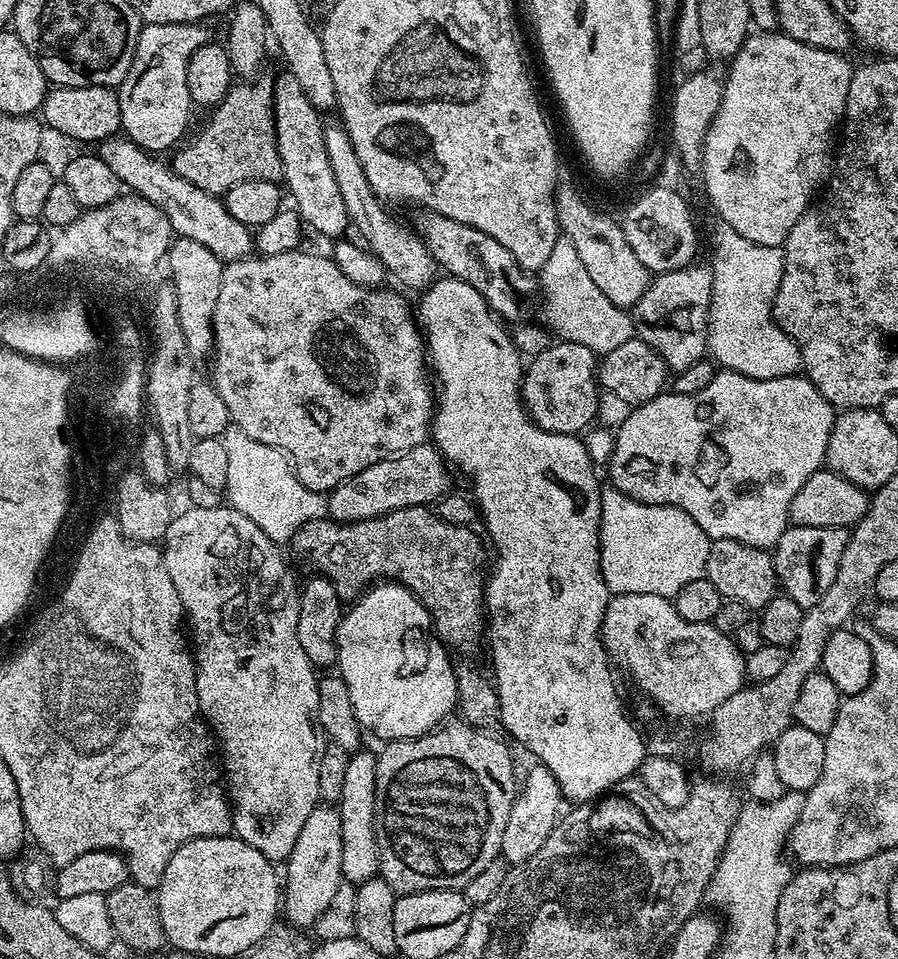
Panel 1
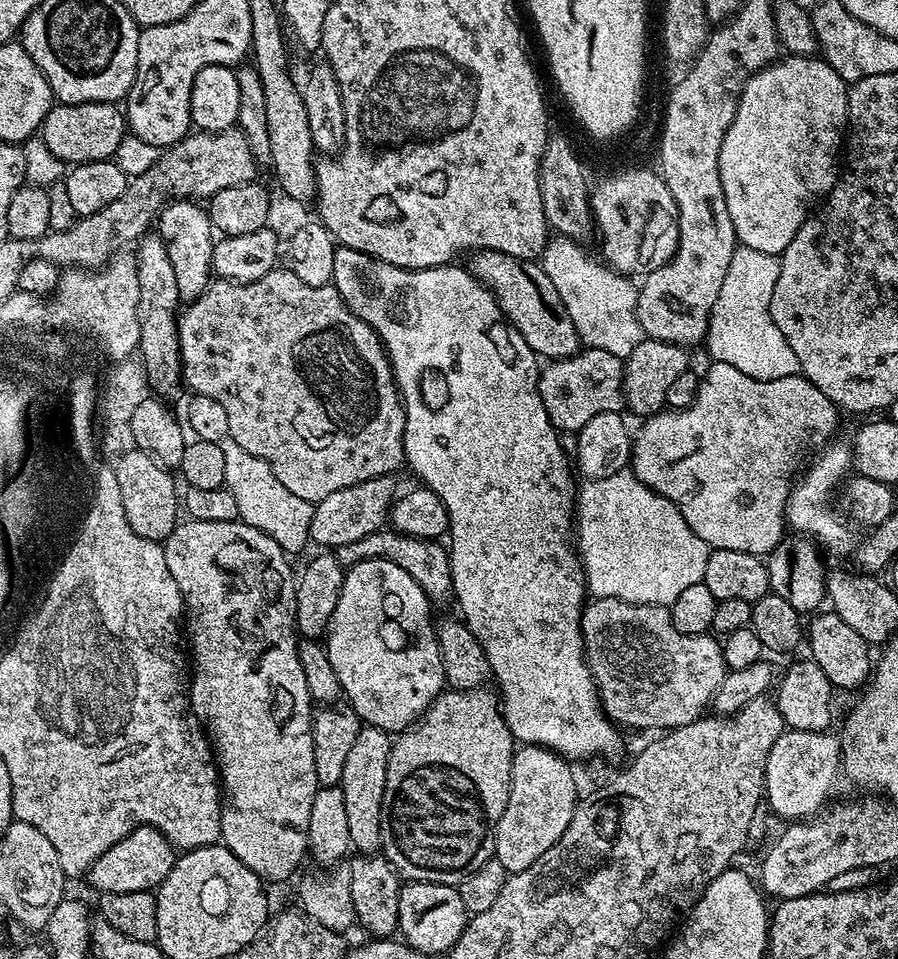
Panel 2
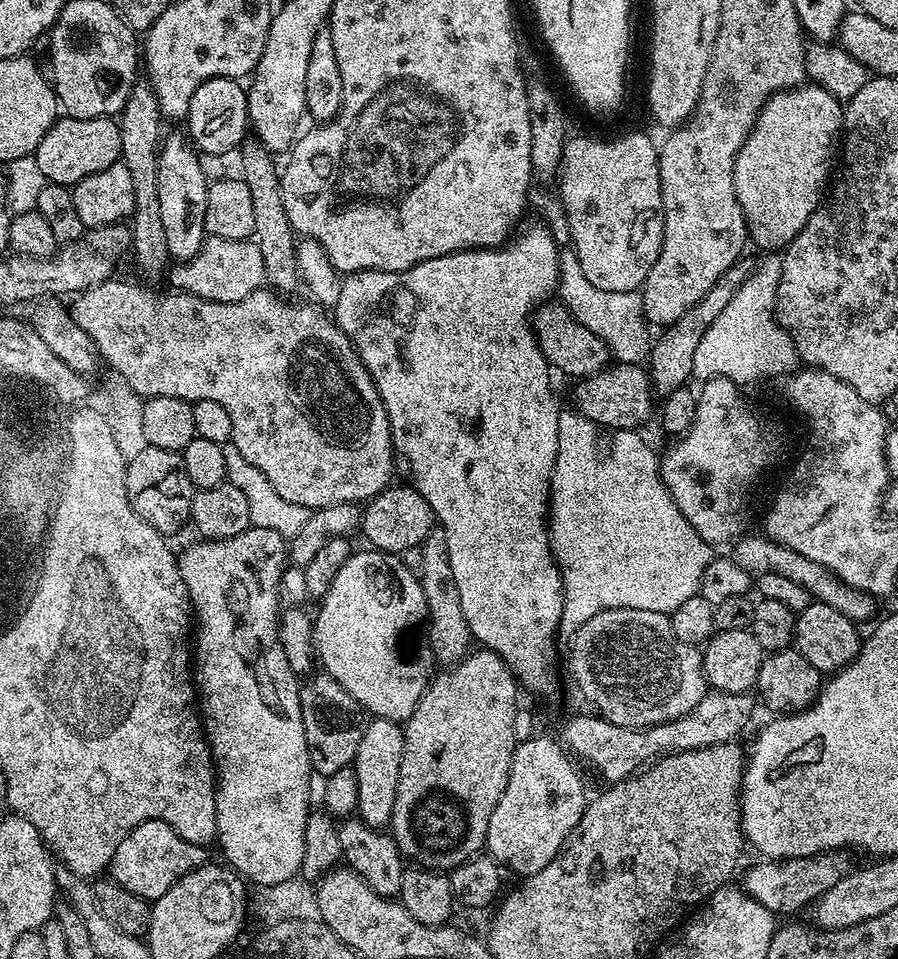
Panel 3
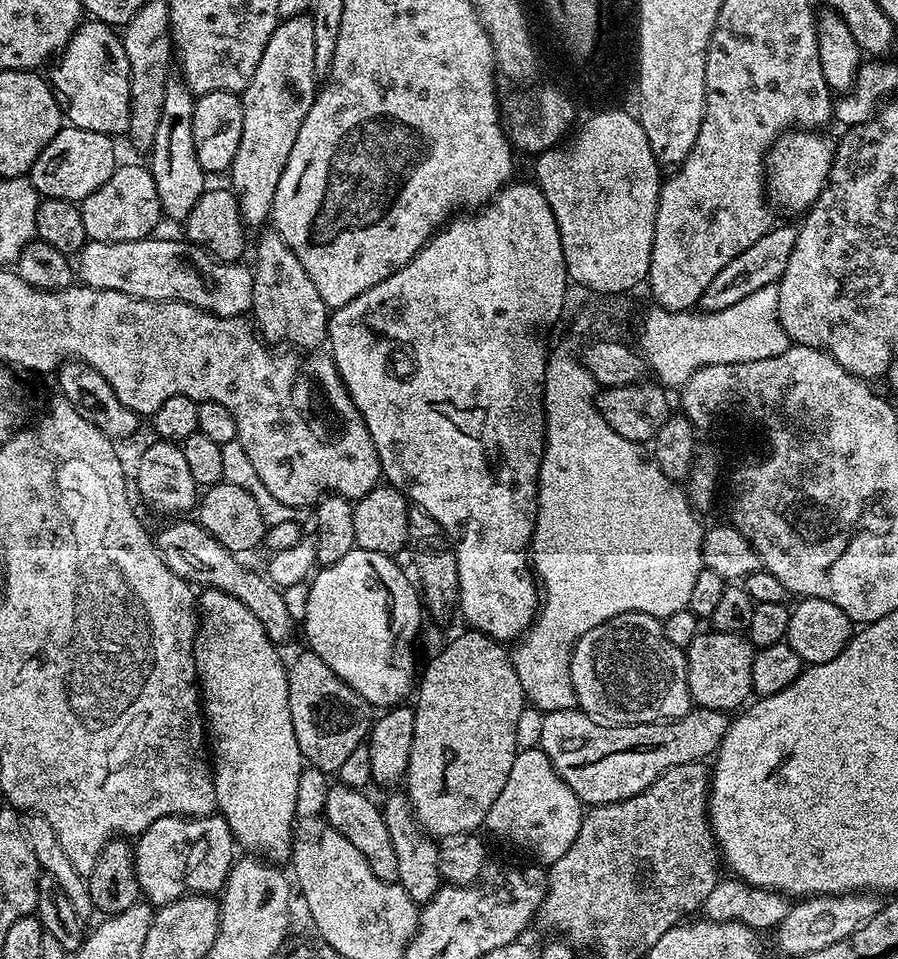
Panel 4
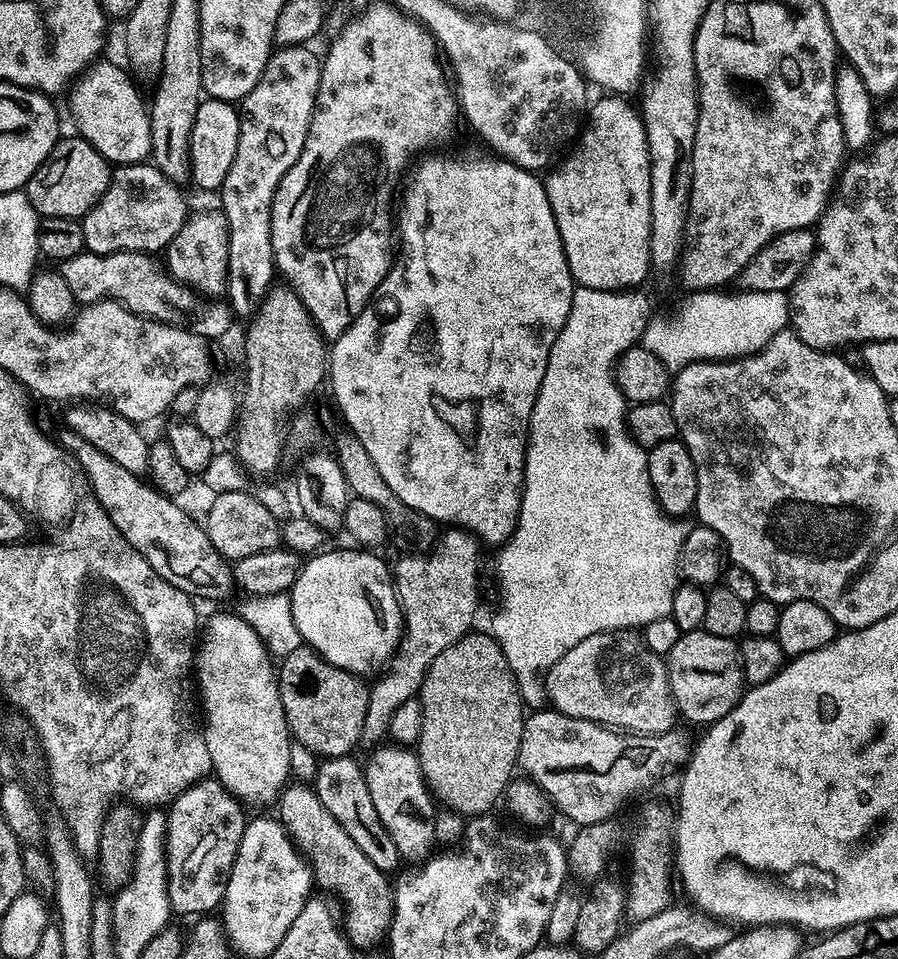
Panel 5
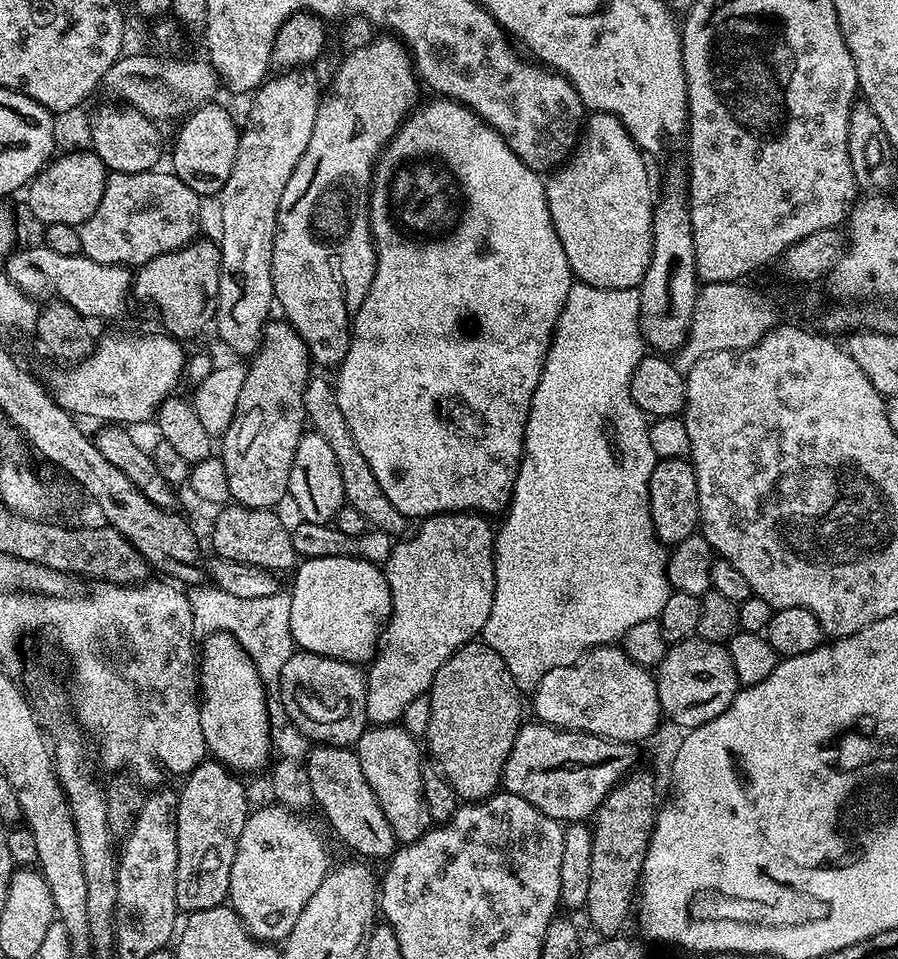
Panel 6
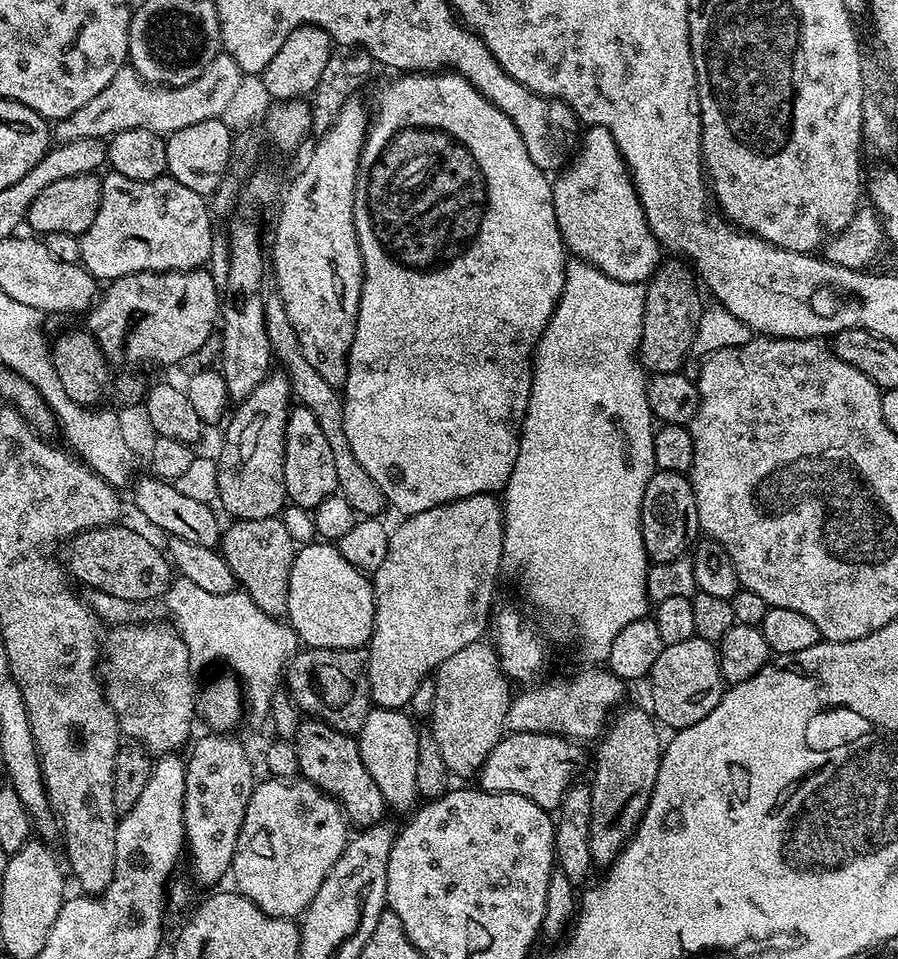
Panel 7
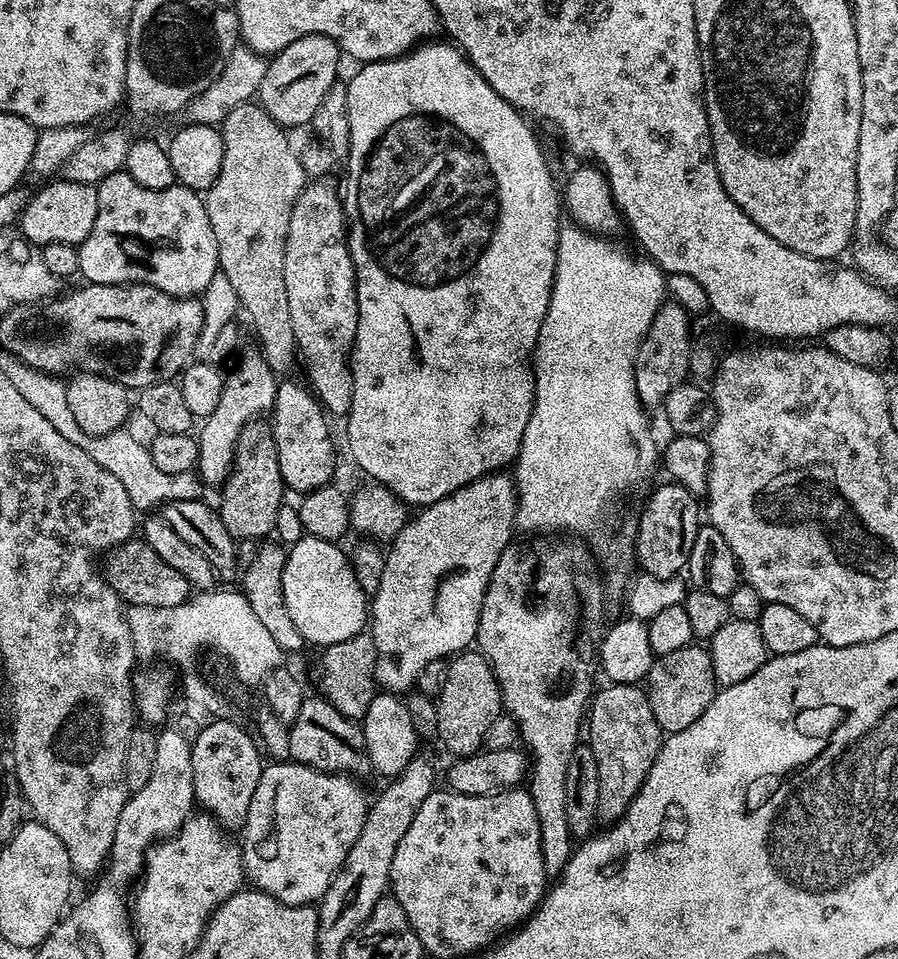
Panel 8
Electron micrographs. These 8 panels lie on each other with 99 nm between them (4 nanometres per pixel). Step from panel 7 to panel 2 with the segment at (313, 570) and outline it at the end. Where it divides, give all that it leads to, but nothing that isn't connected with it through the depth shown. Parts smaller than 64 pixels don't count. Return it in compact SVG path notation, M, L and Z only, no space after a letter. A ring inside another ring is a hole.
M363 560L345 571L338 606L334 606L332 621L328 624L326 647L330 663L334 665L334 674L338 674L340 679L341 693L346 700L348 696L347 703L365 725L389 734L399 734L415 724L432 701L445 691L444 667L431 607L433 605L422 586L418 586L418 582L414 582L414 578L394 562Z

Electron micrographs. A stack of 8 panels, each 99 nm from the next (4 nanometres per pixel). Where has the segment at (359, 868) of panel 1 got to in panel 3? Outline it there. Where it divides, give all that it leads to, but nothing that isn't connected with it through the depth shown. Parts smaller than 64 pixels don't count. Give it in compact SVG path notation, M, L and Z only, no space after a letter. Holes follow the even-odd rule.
M372 718L365 723L354 767L358 778L358 806L355 815L366 826L384 830L391 825L394 798L398 798L398 774L402 770L403 753L404 729L397 721Z

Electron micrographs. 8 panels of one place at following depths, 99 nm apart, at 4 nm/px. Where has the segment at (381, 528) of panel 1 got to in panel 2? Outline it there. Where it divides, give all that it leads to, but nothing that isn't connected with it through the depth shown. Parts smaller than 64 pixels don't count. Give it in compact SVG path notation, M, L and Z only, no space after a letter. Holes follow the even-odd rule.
M381 530L366 534L366 538L358 538L358 542L350 542L346 546L335 549L334 555L345 566L351 566L363 560L394 562L398 566L402 566L402 570L406 570L406 574L410 574L410 578L414 578L414 582L418 582L418 586L422 586L429 601L437 602L436 600L444 600L447 596L449 599L453 595L452 561L449 549L445 545L443 548L442 544L435 539L406 536L395 530Z

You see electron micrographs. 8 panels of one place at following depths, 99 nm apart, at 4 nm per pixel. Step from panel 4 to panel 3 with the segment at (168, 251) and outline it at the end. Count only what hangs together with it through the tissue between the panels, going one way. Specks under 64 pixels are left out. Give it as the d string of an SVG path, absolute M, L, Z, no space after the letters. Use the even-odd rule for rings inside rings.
M208 236L194 254L194 258L177 263L171 269L172 288L188 292L191 296L216 302L238 302L251 292L261 291L265 283L262 266L262 250L258 250L255 239L231 240Z

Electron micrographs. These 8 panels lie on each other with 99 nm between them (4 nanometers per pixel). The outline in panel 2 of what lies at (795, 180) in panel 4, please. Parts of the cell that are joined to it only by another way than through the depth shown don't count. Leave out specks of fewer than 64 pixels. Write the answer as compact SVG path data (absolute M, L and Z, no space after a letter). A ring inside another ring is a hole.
M788 54L748 77L734 122L730 122L718 154L726 210L730 210L730 222L734 222L737 241L743 247L779 256L794 242L794 234L798 234L808 219L812 199L823 201L836 185L838 161L842 156L842 129L848 122L848 89L844 79L815 55Z

